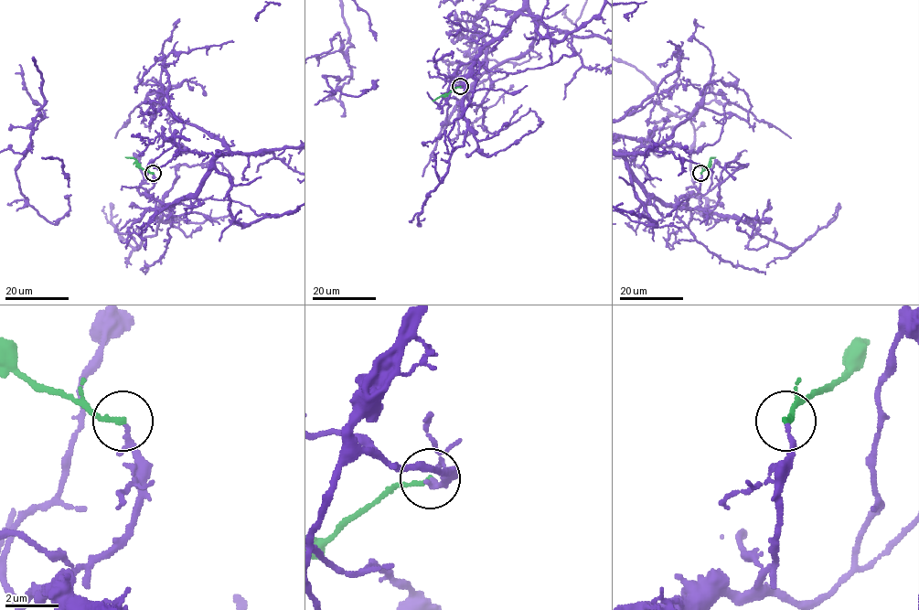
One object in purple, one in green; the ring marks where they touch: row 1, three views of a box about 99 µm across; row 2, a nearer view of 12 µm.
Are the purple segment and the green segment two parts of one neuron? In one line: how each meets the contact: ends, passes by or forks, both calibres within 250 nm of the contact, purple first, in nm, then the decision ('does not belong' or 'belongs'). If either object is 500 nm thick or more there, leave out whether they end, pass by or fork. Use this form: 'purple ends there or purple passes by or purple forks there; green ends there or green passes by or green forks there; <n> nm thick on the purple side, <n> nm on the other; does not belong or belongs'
purple passes by; green ends there; 130 nm thick on the purple side, 180 nm on the other; belongs

